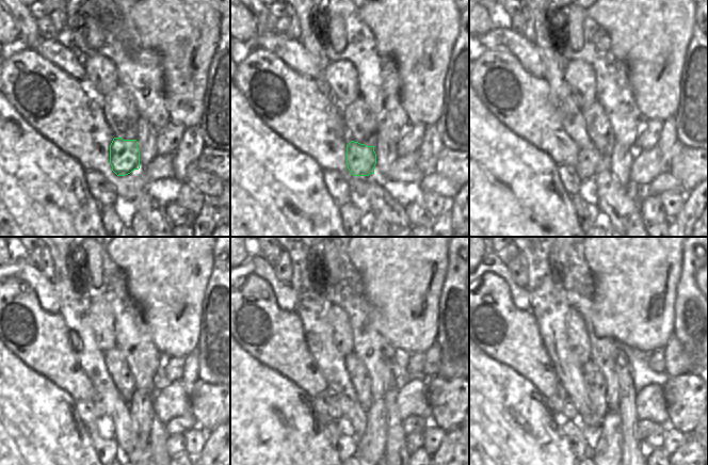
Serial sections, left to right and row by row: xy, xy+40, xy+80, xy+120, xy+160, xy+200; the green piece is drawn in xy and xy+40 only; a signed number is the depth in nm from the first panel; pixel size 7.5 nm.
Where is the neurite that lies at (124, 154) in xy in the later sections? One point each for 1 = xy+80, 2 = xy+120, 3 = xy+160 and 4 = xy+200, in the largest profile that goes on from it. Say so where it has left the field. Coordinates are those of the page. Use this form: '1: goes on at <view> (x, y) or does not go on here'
1: goes on at xy+80 (591, 161)
2: goes on at xy+120 (99, 411)
3: goes on at xy+160 (334, 411)
4: goes on at xy+200 (568, 411)

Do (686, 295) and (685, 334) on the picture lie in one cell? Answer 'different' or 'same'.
same

